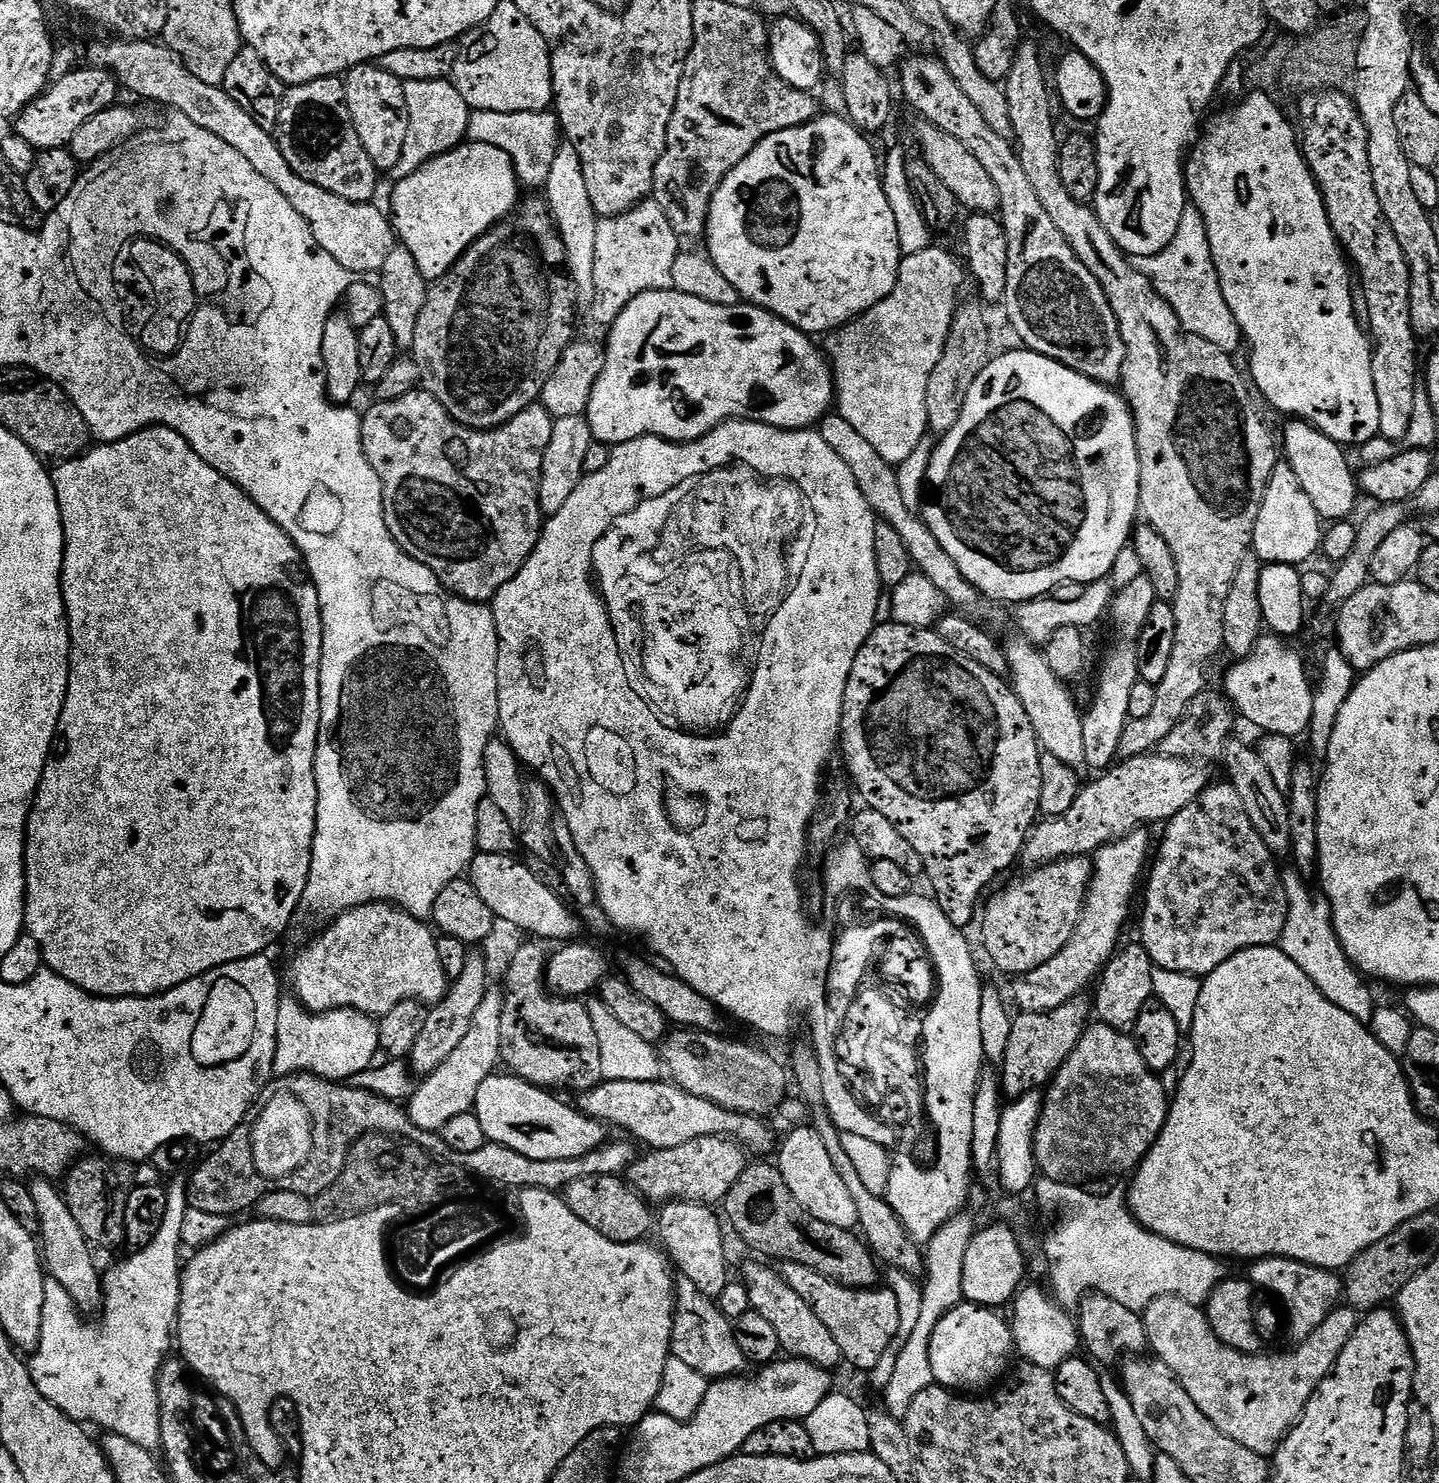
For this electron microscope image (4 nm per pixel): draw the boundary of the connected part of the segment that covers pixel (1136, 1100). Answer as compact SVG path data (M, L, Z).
M1099 1022L1089 1026L1082 1034L1078 1046L1074 1046L1070 1058L1066 1058L1066 1062L1056 1072L1056 1076L1052 1079L1051 1084L1047 1085L1046 1091L1043 1093L1040 1106L1040 1121L1034 1136L1034 1154L1036 1155L1036 1166L1039 1175L1054 1178L1054 1182L1084 1186L1087 1185L1087 1180L1096 1180L1099 1176L1120 1176L1123 1172L1129 1171L1128 1173L1131 1173L1139 1168L1140 1161L1152 1149L1156 1139L1160 1137L1160 1131L1168 1117L1170 1092L1169 1089L1168 1092L1164 1089L1164 1084L1160 1080L1163 1079L1157 1073L1152 1072L1150 1066L1146 1066L1146 1058L1142 1058L1139 1043L1128 1032L1119 1032L1118 1029Z

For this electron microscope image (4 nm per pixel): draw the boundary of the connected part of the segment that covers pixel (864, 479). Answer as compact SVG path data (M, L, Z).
M829 414L820 421L818 436L826 442L826 446L834 450L834 454L838 454L838 458L842 458L842 462L846 462L846 466L850 466L850 474L854 474L854 482L858 482L865 504L872 507L881 521L898 530L906 550L910 550L910 558L919 575L930 578L930 582L934 582L934 586L938 586L938 590L942 590L945 599L951 603L953 600L956 604L972 604L978 600L976 587L958 570L954 558L942 550L938 538L934 538L923 518L906 506L902 491L899 490L899 474L894 465L886 462L886 458L882 458L882 454L878 454L878 450L874 450L874 446L870 446L870 442L866 442L866 438L862 438L862 434L858 434L858 430L854 430L854 426L850 426L850 422L846 422L846 418L839 414Z

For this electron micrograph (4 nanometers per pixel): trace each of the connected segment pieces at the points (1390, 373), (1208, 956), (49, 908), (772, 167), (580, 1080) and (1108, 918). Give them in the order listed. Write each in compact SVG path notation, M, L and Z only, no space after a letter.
M1327 91L1317 92L1313 95L1305 95L1299 102L1300 104L1300 124L1298 120L1298 132L1302 137L1302 151L1304 161L1308 163L1308 168L1312 172L1312 177L1316 179L1316 184L1320 188L1320 193L1324 199L1324 205L1328 211L1330 218L1330 226L1334 230L1337 240L1340 242L1341 248L1344 249L1347 259L1354 265L1355 271L1362 278L1362 283L1366 288L1367 301L1370 304L1370 329L1371 335L1374 337L1374 351L1372 353L1372 369L1374 370L1374 390L1378 394L1378 418L1380 419L1380 436L1386 440L1395 442L1407 441L1408 431L1410 430L1410 420L1414 418L1414 398L1418 391L1416 385L1416 339L1418 333L1412 326L1412 310L1410 304L1410 270L1406 254L1402 250L1402 246L1398 244L1398 238L1394 236L1394 230L1390 228L1390 222L1384 216L1384 208L1378 200L1378 194L1374 190L1374 178L1370 172L1370 158L1368 157L1368 135L1366 134L1366 126L1364 119L1359 110L1356 109L1356 101L1351 95L1345 94L1343 91Z
M1231 782L1223 783L1213 783L1186 810L1167 821L1164 841L1159 841L1160 857L1155 857L1142 892L1144 917L1138 936L1156 968L1197 978L1209 976L1242 950L1275 945L1288 921L1289 891L1285 877L1280 877L1277 857L1262 842L1254 822L1250 822L1238 790Z
M153 426L153 427L151 427L151 428L143 428L143 429L142 429L142 430L141 430L141 432L136 432L136 433L135 433L135 434L133 434L133 436L127 436L127 437L126 437L126 438L122 438L122 439L121 439L121 440L119 440L119 441L118 441L118 442L114 442L114 443L113 443L113 444L106 444L106 443L103 443L103 442L100 442L100 443L97 443L97 444L96 444L96 445L95 445L95 446L92 446L92 447L89 447L89 449L88 449L88 451L87 451L87 452L85 452L85 453L84 453L84 455L82 455L82 456L75 456L75 457L74 457L74 459L73 459L73 460L66 460L66 461L63 461L63 462L60 462L60 463L57 463L57 464L56 464L56 465L55 465L55 467L53 467L53 468L52 468L52 469L51 469L51 474L52 474L52 481L53 481L53 482L54 482L54 490L55 490L55 491L56 491L56 493L57 493L57 494L58 494L58 506L59 506L59 507L60 507L60 513L61 513L61 514L62 514L62 526L63 526L63 527L64 527L64 565L63 565L63 566L62 566L62 574L61 574L61 575L60 575L60 585L61 585L61 586L62 586L62 590L63 590L63 591L64 591L64 612L65 612L65 613L66 613L66 615L68 615L68 647L69 647L69 649L68 649L68 689L67 689L67 690L66 690L66 702L65 702L65 703L64 703L64 705L63 705L63 706L62 706L62 714L61 714L61 715L60 715L60 721L59 721L59 722L58 722L58 726L57 726L57 727L56 727L56 743L55 743L55 745L54 745L54 747L53 747L53 749L52 749L52 754L51 754L51 757L50 757L50 759L49 759L49 761L48 761L48 764L47 764L47 766L46 766L46 767L44 767L44 773L43 773L43 774L42 774L42 778L41 778L41 779L40 779L40 789L38 789L38 791L36 791L36 796L35 796L35 798L34 798L34 799L33 799L33 800L32 800L32 809L31 809L31 810L30 810L30 814L29 814L29 815L28 815L28 830L27 830L27 833L26 833L26 835L25 835L25 838L24 838L24 873L25 873L25 874L26 874L26 890L25 890L25 891L24 891L24 927L25 927L25 929L26 929L26 932L27 932L27 935L30 935L30 936L32 936L32 937L33 937L33 938L34 938L34 941L36 941L36 942L38 942L38 946L40 946L40 947L41 947L41 954L42 954L42 956L43 956L43 963L44 963L44 964L45 964L45 965L46 965L46 968L47 968L47 971L50 971L50 972L57 972L57 973L58 973L58 974L59 974L59 975L60 975L60 976L61 976L61 977L62 977L62 978L66 978L66 982L74 982L74 986L78 986L78 987L79 987L79 988L81 988L81 989L82 989L82 990L86 990L86 991L87 991L87 992L89 992L89 993L90 993L90 995L92 995L92 996L105 996L105 997L106 997L106 998L126 998L126 997L127 997L127 996L161 996L161 995L162 995L162 993L164 993L164 992L169 992L169 991L170 991L170 990L174 990L174 989L175 989L175 988L177 988L177 987L178 987L178 986L182 986L182 982L190 982L190 981L191 981L191 980L193 980L193 979L194 979L194 978L198 978L198 977L199 977L199 976L201 976L201 975L202 975L202 974L206 974L206 973L207 973L207 972L209 972L209 971L210 971L210 970L214 970L214 969L215 969L215 968L221 968L221 967L222 967L222 966L226 966L226 965L227 965L227 964L229 964L229 963L230 963L230 962L238 962L238 961L239 961L239 960L245 960L245 959L246 959L246 958L250 958L250 957L251 957L251 956L258 956L258 955L261 955L261 954L264 954L264 953L267 953L267 952L268 952L268 951L269 951L269 950L268 950L268 949L267 949L267 948L268 948L268 947L270 947L270 946L271 946L271 944L272 944L272 943L274 943L274 942L275 942L275 940L276 940L276 939L278 939L278 938L279 938L279 936L280 936L280 935L282 935L282 934L283 934L283 932L284 932L284 931L286 931L286 930L287 930L287 928L288 928L288 927L290 927L290 926L291 926L291 924L292 924L292 919L294 919L294 918L295 918L295 916L296 916L296 908L297 908L297 912L298 912L298 909L299 909L299 908L300 908L300 907L301 907L301 904L302 904L302 901L303 901L303 899L304 899L304 891L305 891L305 890L306 890L306 878L310 878L310 866L311 866L311 865L312 865L312 847L313 847L313 846L314 846L314 834L315 834L315 833L316 833L316 815L317 815L317 814L318 814L318 782L317 782L317 781L316 781L316 747L317 747L317 746L318 746L318 738L319 738L319 737L320 737L320 663L321 663L321 662L322 662L322 634L323 634L323 633L324 633L324 627L323 627L323 626L322 626L322 610L321 610L321 609L320 609L320 603L319 603L319 602L318 602L318 590L317 590L317 589L316 589L316 587L315 587L315 586L314 586L314 582L313 582L313 581L312 581L312 578L311 578L311 576L309 576L309 575L308 575L308 567L307 567L307 565L305 565L305 564L304 564L304 555L303 555L303 554L302 554L302 553L300 553L300 551L299 551L299 550L298 550L298 546L297 546L297 545L296 545L296 543L295 543L295 542L294 542L294 541L293 541L293 540L292 540L292 539L290 539L290 538L289 538L289 536L288 536L288 535L287 535L287 534L286 534L286 530L282 530L282 526L278 526L278 522L274 522L274 518L270 518L270 514L266 514L266 510L262 510L262 509L261 509L261 508L259 508L259 507L258 507L258 506L257 506L257 504L255 504L255 503L254 503L254 501L252 501L252 500L251 500L251 498L250 498L250 497L248 497L248 496L247 496L247 495L246 495L246 493L245 493L245 492L244 492L244 491L243 491L243 490L242 490L242 489L241 489L241 488L240 488L240 487L238 487L238 486L237 486L237 485L236 485L236 484L235 484L235 482L234 482L234 481L233 481L233 480L231 480L231 479L230 479L230 478L226 478L226 477L225 477L225 476L224 476L224 475L222 475L222 473L221 473L221 472L219 472L219 471L218 471L218 470L214 470L214 466L210 466L210 462L206 462L206 461L205 461L205 460L203 460L203 459L202 459L202 458L198 458L198 454L197 454L197 453L196 453L196 451L195 451L195 450L193 450L193 449L192 449L192 447L190 447L190 445L189 445L189 444L188 444L188 443L187 443L187 442L186 442L186 438L182 438L182 434L178 434L178 433L177 433L177 432L175 432L175 431L174 431L174 430L170 430L170 429L169 429L169 428L161 428L161 427L159 427L159 426Z
M817 115L809 124L803 124L790 130L778 130L774 134L764 136L730 174L718 186L715 195L712 196L710 210L708 211L708 240L707 255L712 257L714 266L726 274L727 280L738 290L741 301L754 304L757 308L764 308L773 312L778 318L790 322L798 330L809 334L827 334L843 328L851 320L856 320L866 310L870 310L882 298L886 298L894 290L900 273L900 261L902 253L898 242L898 222L894 222L894 210L890 210L890 202L884 193L884 181L882 179L882 164L876 160L876 152L867 135L859 128L852 125L852 121L840 116Z
M528 942L512 956L508 964L508 988L504 992L502 1010L502 1046L500 1059L503 1067L511 1075L520 1076L527 1084L538 1088L560 1090L569 1088L573 1094L589 1092L604 1080L602 1074L602 1050L598 1050L598 1034L594 1034L594 1022L590 1022L587 1003L583 999L566 1000L562 996L553 996L544 982L544 973L548 966L549 953L544 952L545 945L540 942Z
M1137 830L1131 832L1126 834L1121 840L1117 840L1114 844L1103 844L1096 851L1092 860L1092 883L1084 903L1084 912L1080 916L1080 922L1074 930L1070 942L1066 946L1062 946L1062 950L1058 950L1058 954L1054 954L1054 958L1050 958L1050 962L1038 966L1038 970L1030 970L1026 975L1019 977L1015 981L1016 1004L1020 1012L1049 1012L1066 1002L1070 1002L1085 991L1084 987L1092 979L1093 983L1103 973L1108 961L1116 955L1122 944L1120 935L1123 934L1124 927L1128 924L1128 915L1132 912L1132 899L1135 896L1137 899L1138 889L1145 879L1146 869L1150 864L1148 851L1151 848L1153 851L1154 848L1154 840L1152 844L1151 838L1144 832L1147 831Z

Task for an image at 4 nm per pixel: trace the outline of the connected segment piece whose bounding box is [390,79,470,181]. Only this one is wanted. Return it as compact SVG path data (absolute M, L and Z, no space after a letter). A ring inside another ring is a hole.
M451 79L404 82L404 93L406 110L410 110L410 130L406 134L406 146L402 146L402 158L398 158L398 166L390 173L393 181L406 178L426 162L459 148L469 135L470 109Z

